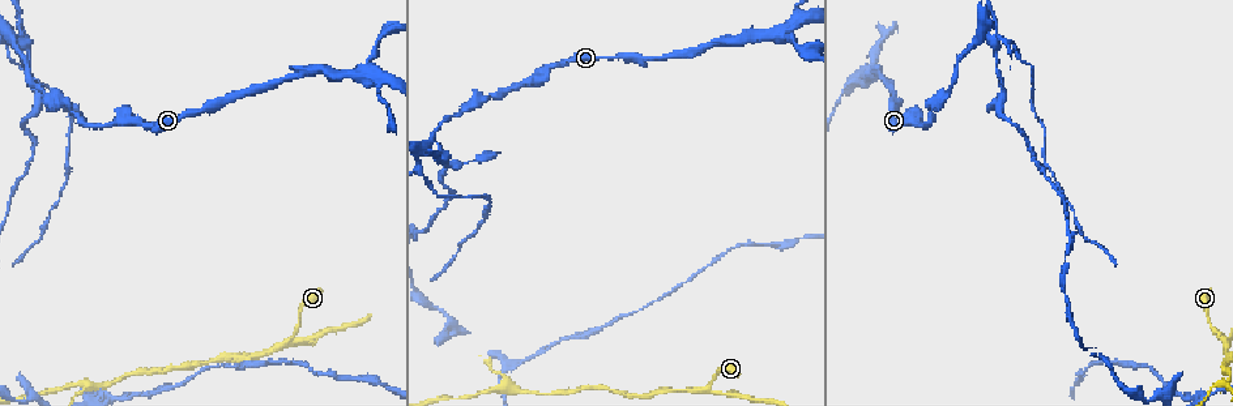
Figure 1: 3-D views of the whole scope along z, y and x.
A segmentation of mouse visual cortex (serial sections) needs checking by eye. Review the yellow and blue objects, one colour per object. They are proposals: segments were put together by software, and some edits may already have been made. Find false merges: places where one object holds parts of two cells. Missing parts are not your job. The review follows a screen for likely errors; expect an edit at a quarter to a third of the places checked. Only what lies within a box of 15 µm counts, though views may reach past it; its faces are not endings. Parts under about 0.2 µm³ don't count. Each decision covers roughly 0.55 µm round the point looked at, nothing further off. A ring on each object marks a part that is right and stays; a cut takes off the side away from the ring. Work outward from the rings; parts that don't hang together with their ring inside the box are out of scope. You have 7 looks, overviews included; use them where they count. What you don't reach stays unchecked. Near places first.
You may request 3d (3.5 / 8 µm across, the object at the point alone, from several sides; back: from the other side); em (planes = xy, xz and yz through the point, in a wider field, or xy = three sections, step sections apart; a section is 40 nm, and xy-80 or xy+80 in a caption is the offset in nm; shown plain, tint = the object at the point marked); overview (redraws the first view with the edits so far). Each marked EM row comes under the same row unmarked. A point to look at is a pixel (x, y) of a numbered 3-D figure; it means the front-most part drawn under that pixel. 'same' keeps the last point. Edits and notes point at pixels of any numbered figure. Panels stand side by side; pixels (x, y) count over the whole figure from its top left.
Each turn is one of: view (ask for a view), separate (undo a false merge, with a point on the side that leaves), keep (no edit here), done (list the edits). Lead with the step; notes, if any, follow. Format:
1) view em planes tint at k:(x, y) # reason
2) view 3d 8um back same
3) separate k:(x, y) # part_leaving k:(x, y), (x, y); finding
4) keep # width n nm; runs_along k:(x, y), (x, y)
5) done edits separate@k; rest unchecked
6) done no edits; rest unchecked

view 3d 3.5um at 1:(463, 114) # thick turns thin

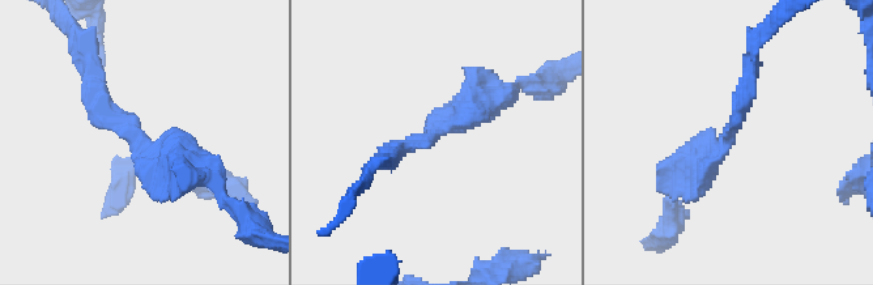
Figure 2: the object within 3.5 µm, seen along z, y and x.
view em planes tint at 2:(726, 144) # arm_widths 200, 300 nm

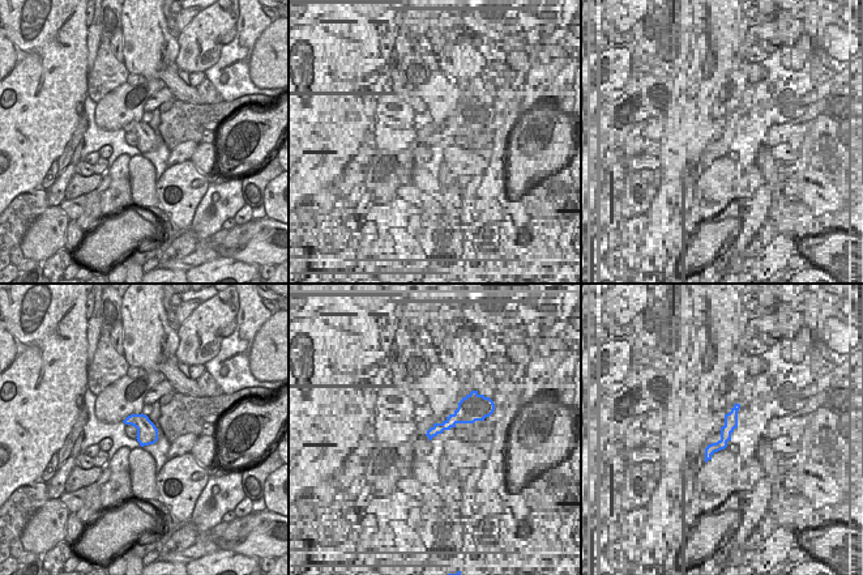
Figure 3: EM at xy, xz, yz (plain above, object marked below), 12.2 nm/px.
keep # runs_along 2:(212, 175), (164, 162), (96, 79); one cell here

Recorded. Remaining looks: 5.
view 3d 8um at 1:(12, 38) # a fork

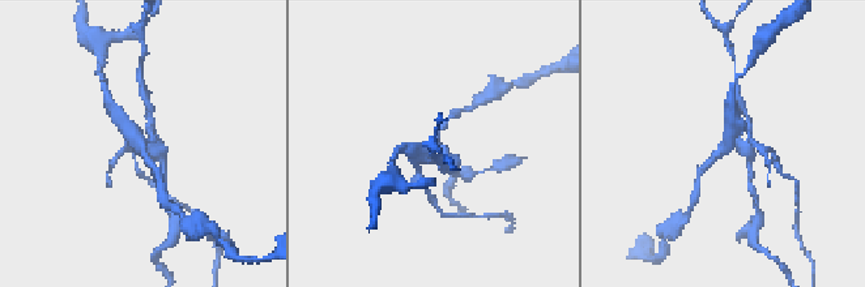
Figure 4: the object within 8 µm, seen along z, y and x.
view 3d 3.5um at 4:(723, 145)

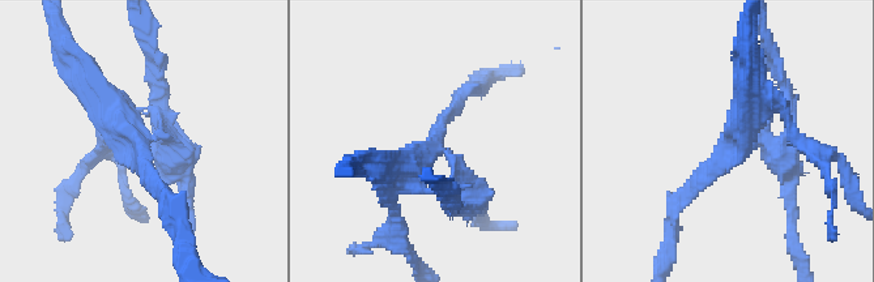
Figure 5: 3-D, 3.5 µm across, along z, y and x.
separate 5:(461, 208) # a second cell is stuck on

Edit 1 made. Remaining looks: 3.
view 3d 8um back at 1:(291, 339) # arms part here

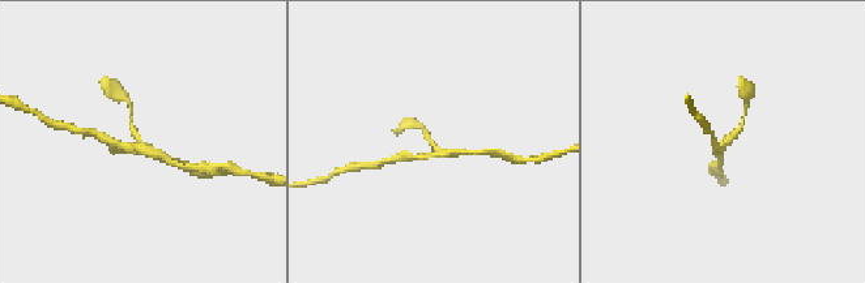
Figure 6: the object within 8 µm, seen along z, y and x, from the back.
view em xy step 2 tint at 6:(439, 151) # shape alone is not enough

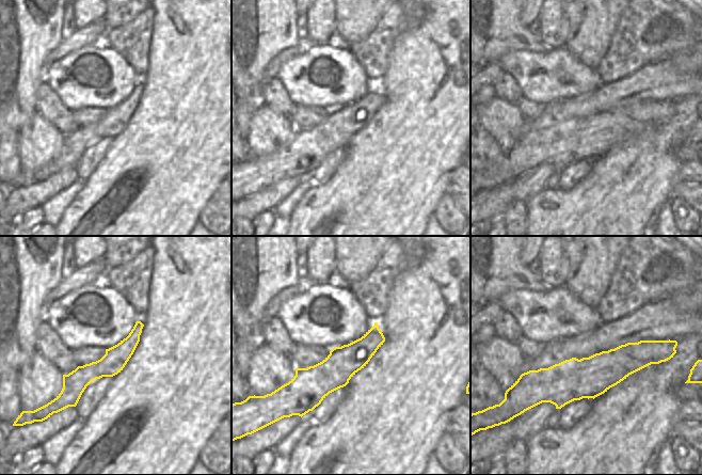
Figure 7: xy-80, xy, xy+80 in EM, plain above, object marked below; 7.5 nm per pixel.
keep # all the same cell

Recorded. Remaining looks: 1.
done edits separate@5; rest unchecked

